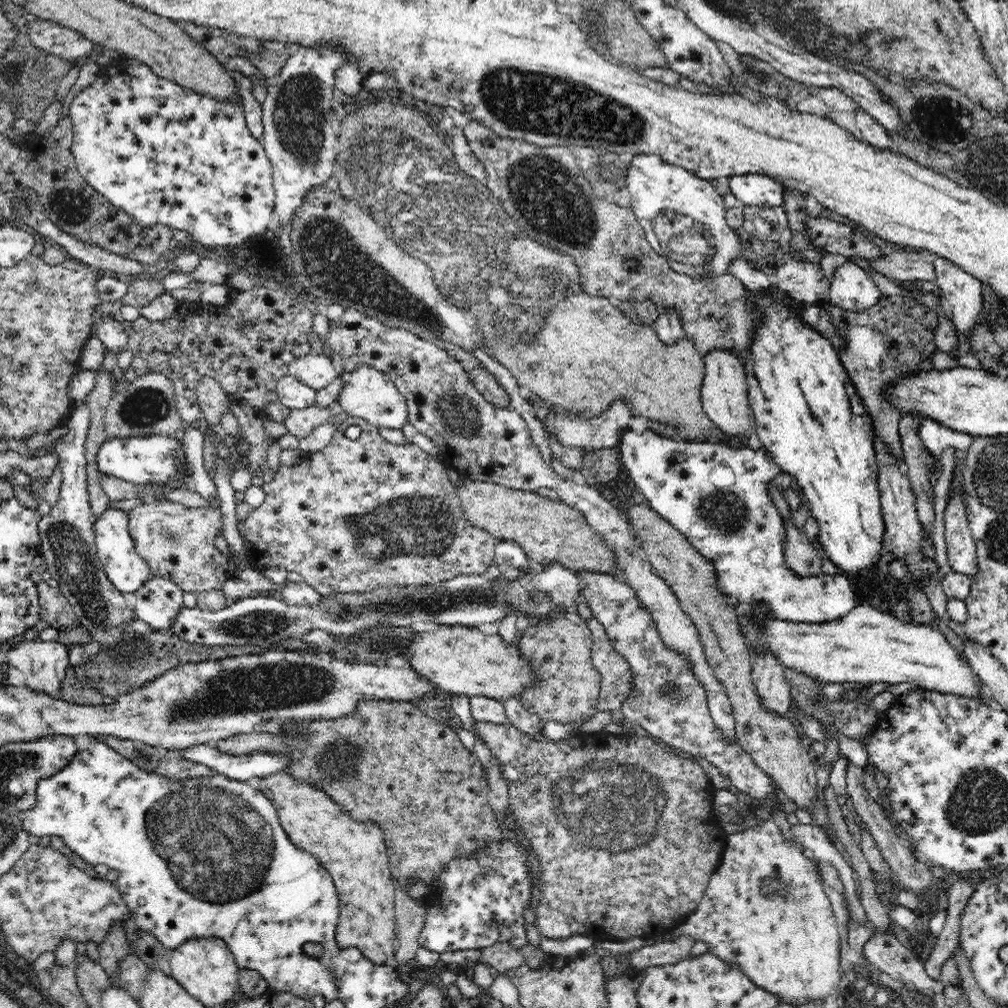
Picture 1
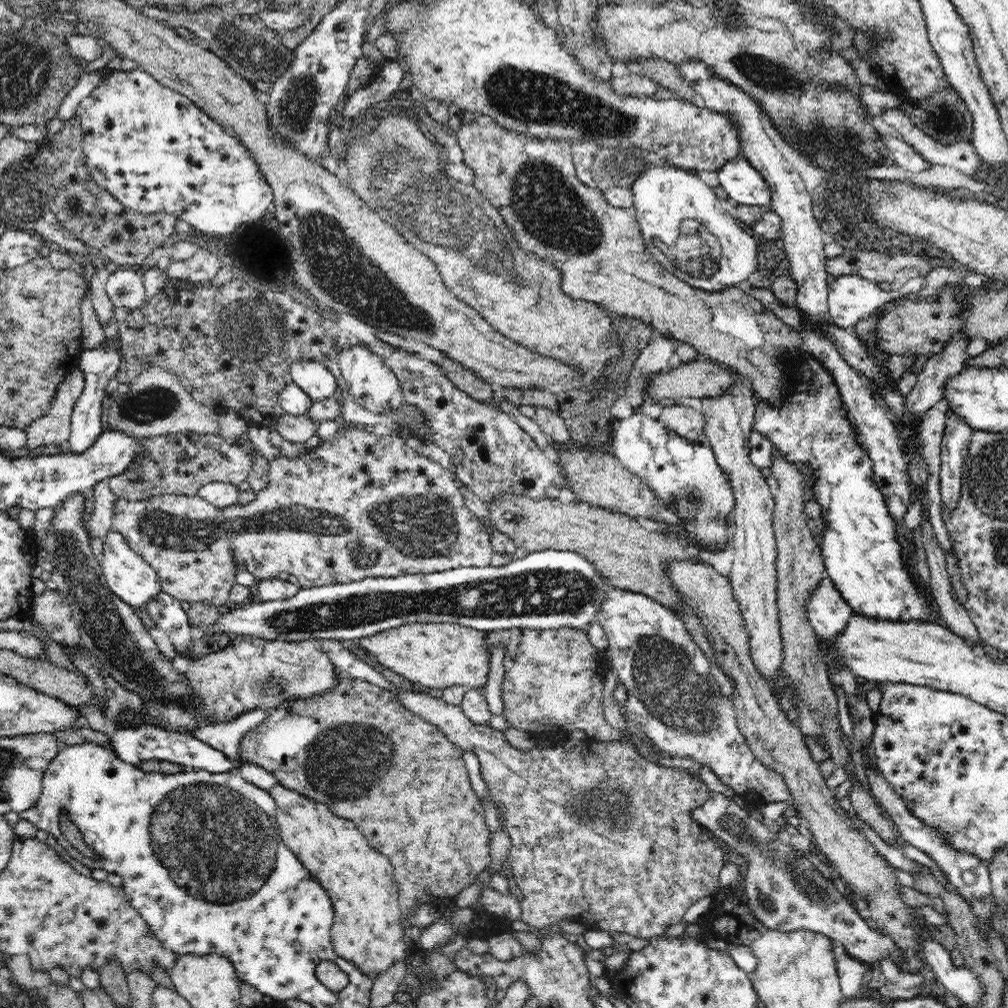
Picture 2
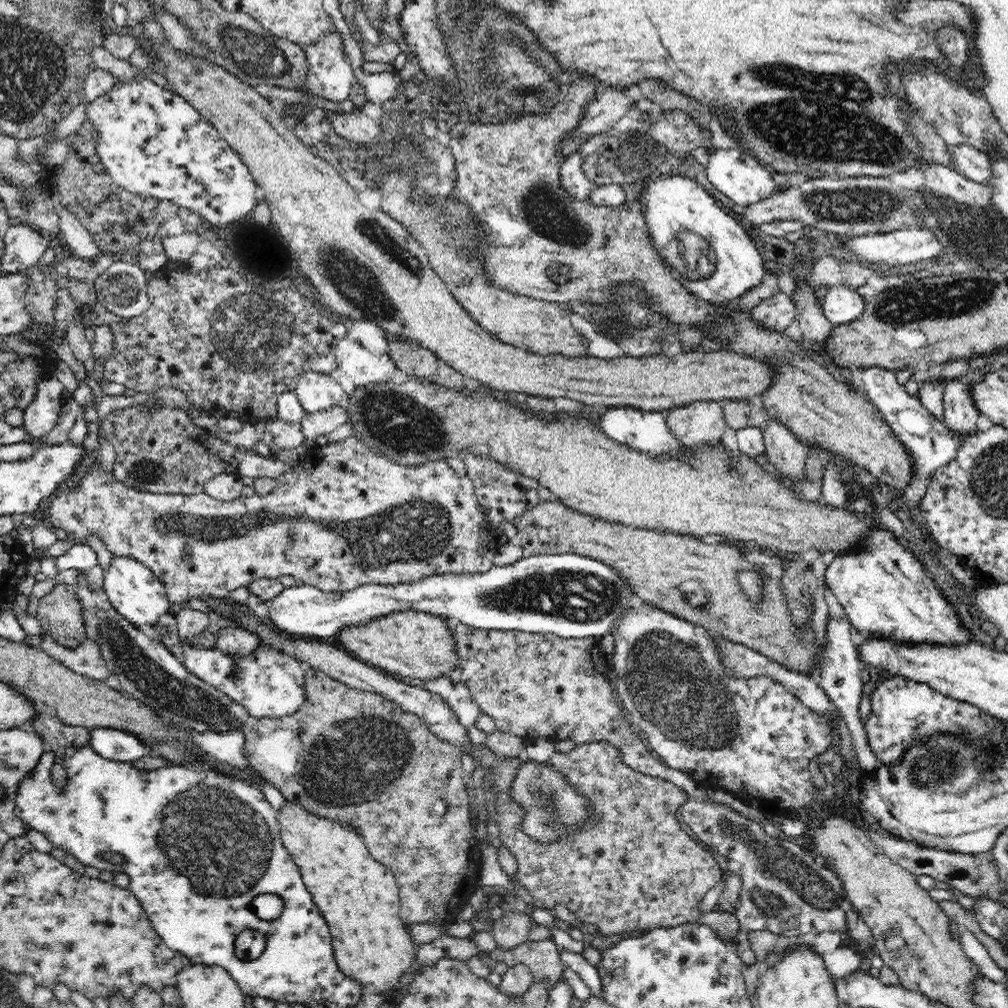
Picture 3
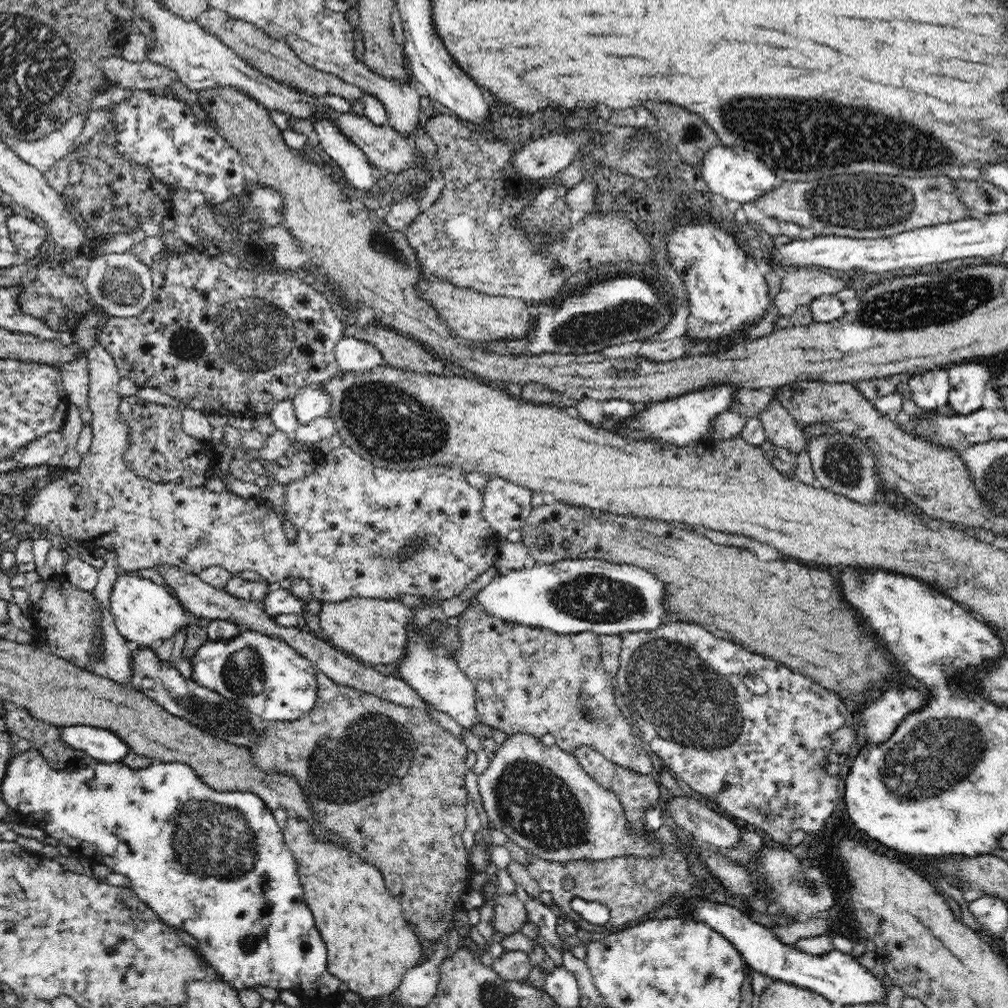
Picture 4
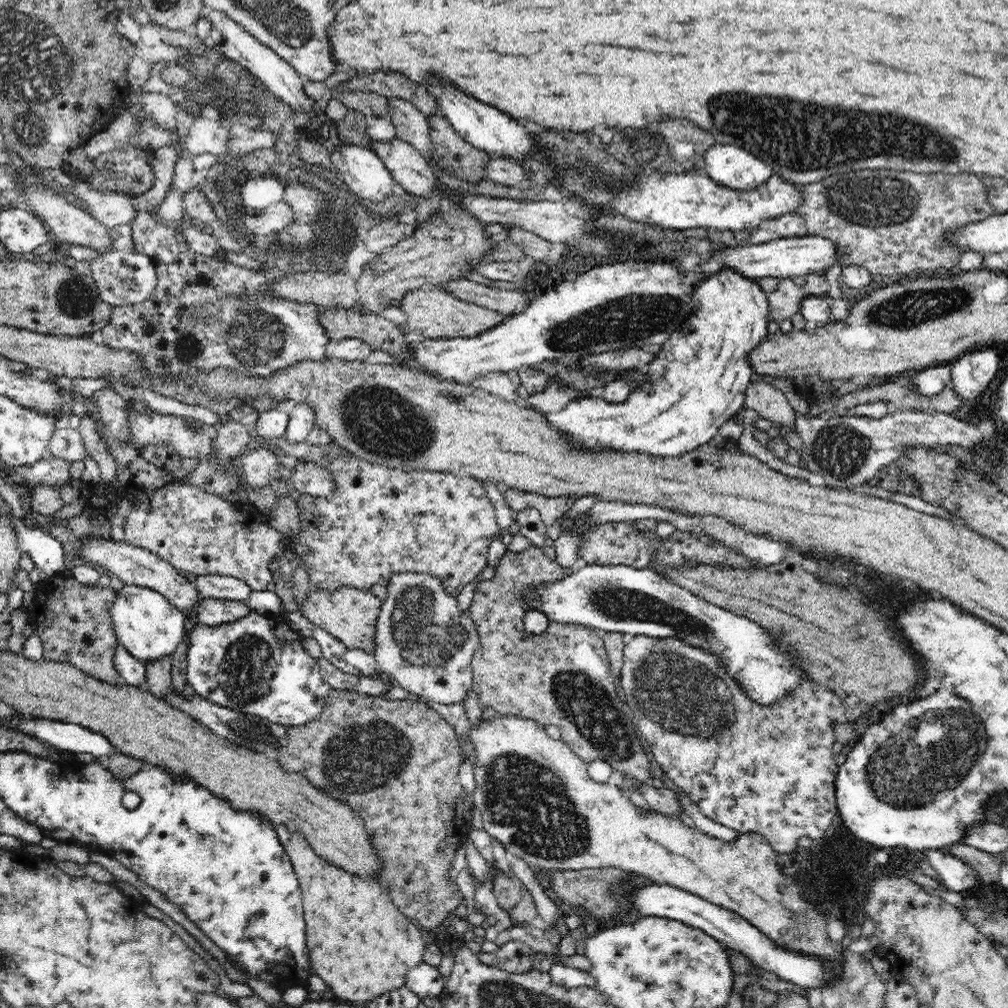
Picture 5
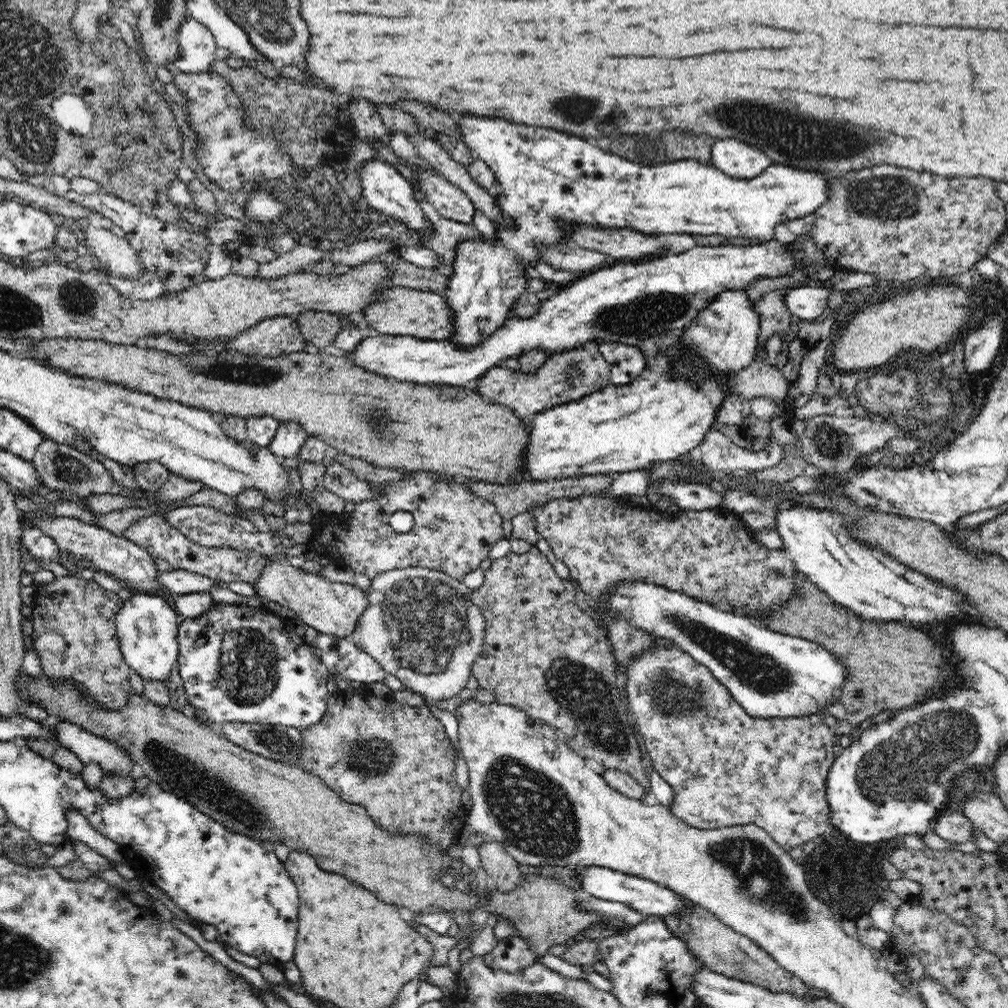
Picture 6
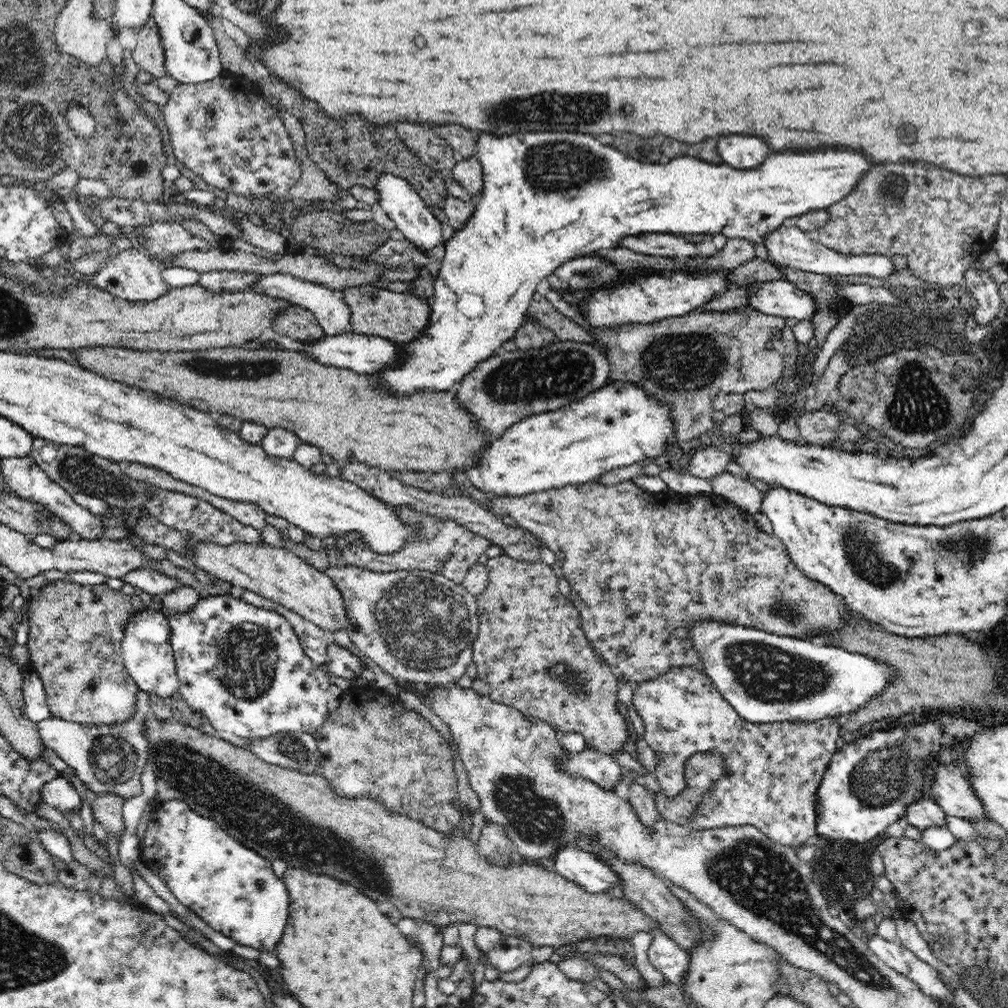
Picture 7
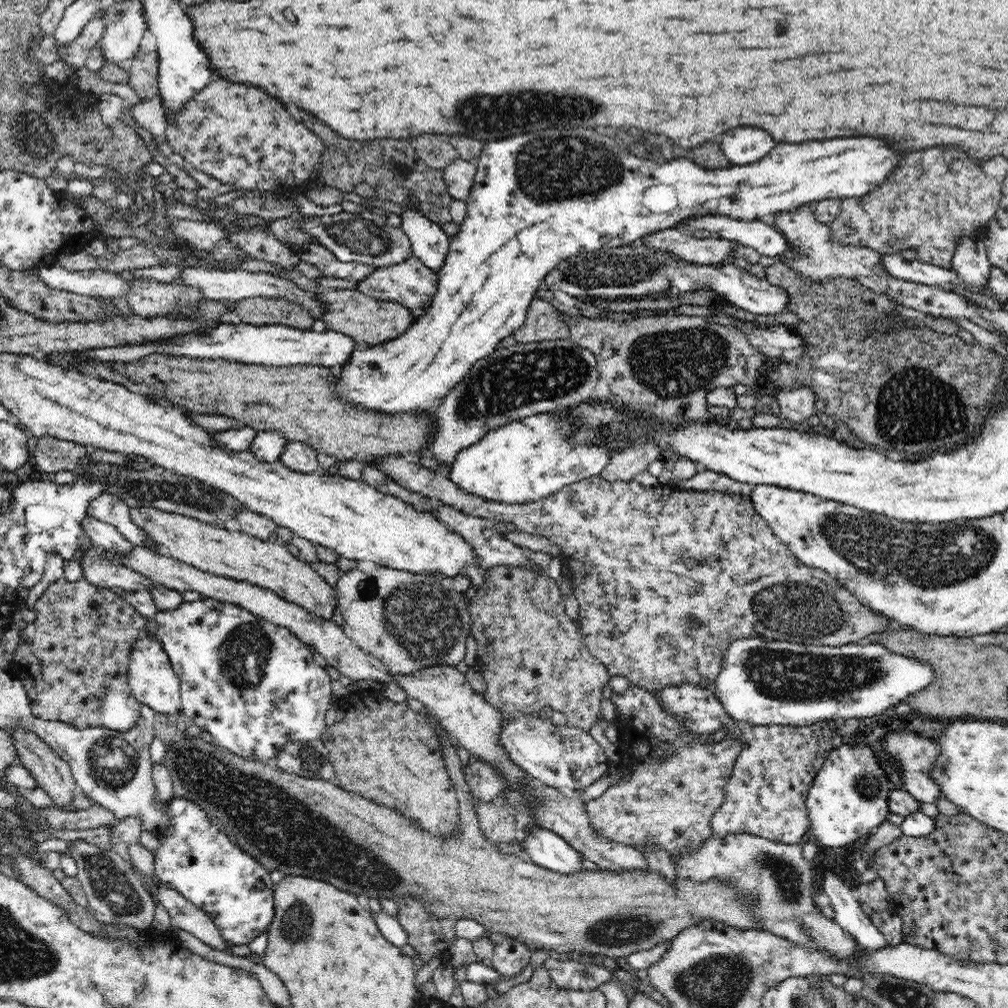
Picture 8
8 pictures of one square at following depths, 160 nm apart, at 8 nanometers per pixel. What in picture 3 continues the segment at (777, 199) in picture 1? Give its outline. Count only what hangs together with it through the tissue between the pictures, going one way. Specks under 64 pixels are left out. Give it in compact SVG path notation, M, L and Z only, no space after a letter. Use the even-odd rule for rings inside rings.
M730 145L728 148L714 150L709 156L709 163L705 167L708 180L716 190L720 190L724 196L728 196L734 204L750 206L768 198L774 190L774 179L766 165L762 164L749 151Z

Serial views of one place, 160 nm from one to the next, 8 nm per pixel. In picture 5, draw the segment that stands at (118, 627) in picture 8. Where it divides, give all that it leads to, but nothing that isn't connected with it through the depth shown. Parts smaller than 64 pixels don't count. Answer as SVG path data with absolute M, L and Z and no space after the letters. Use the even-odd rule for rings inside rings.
M74 577L46 578L34 589L35 598L28 607L28 619L43 644L43 660L66 662L101 681L123 684L114 667L118 639L111 621L111 607L117 592L100 585L86 586Z

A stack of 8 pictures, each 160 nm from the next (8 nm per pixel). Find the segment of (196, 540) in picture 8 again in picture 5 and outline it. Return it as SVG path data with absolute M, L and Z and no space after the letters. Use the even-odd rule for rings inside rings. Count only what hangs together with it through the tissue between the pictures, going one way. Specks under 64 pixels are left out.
M313 587L302 600L299 610L310 622L335 636L346 646L360 649L373 656L375 652L375 624L382 608L382 600L372 595L370 590L347 587L336 591Z

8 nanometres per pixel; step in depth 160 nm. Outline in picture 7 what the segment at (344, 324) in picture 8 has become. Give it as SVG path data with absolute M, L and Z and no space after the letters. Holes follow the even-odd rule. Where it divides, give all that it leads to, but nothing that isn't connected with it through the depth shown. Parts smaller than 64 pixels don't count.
M366 284L345 288L343 299L350 309L353 333L390 339L392 342L408 343L418 340L427 332L428 322L432 318L431 301L428 301L428 298L418 298L408 292L398 293Z

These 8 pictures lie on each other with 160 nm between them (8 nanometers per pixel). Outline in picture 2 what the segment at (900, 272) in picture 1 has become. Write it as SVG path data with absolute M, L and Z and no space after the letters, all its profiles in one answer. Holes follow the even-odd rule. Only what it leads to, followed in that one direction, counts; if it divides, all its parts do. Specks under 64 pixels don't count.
M846 250L840 256L827 257L825 269L827 274L835 278L846 274L857 274L872 282L889 282L894 280L894 274L906 268L917 268L920 276L927 275L932 269L930 263L922 260L920 256L902 254L898 252L894 256L880 255L875 251L849 251Z

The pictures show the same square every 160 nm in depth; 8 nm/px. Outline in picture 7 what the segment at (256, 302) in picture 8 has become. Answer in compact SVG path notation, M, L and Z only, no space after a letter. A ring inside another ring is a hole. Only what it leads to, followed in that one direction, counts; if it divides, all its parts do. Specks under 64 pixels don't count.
M296 305L284 307L272 320L271 327L280 335L296 341L314 342L324 340L327 336L314 315L308 309Z

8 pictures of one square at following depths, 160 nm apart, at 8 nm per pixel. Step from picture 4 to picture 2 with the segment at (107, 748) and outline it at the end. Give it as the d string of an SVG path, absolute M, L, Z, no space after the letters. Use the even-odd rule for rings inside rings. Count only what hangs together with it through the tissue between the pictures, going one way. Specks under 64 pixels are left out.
M140 725L138 727L126 727L125 729L117 728L109 737L111 749L117 757L137 767L145 760L163 760L182 765L187 769L191 767L199 771L218 774L235 772L241 765L239 760L233 760L233 758L230 760L223 752L208 746L208 744L192 737L192 735L160 729L160 727L154 725Z

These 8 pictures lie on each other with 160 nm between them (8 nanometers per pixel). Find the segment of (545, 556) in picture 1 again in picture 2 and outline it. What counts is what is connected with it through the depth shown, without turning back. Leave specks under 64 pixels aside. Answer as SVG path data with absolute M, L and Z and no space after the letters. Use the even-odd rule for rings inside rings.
M498 494L489 500L488 509L492 528L512 538L518 548L526 548L529 553L541 550L578 553L592 563L611 587L648 595L671 611L684 607L692 613L664 572L668 562L698 559L690 555L678 537L672 539L666 532L648 532L631 517L622 517L586 502L564 504L547 496L536 499L524 494Z

